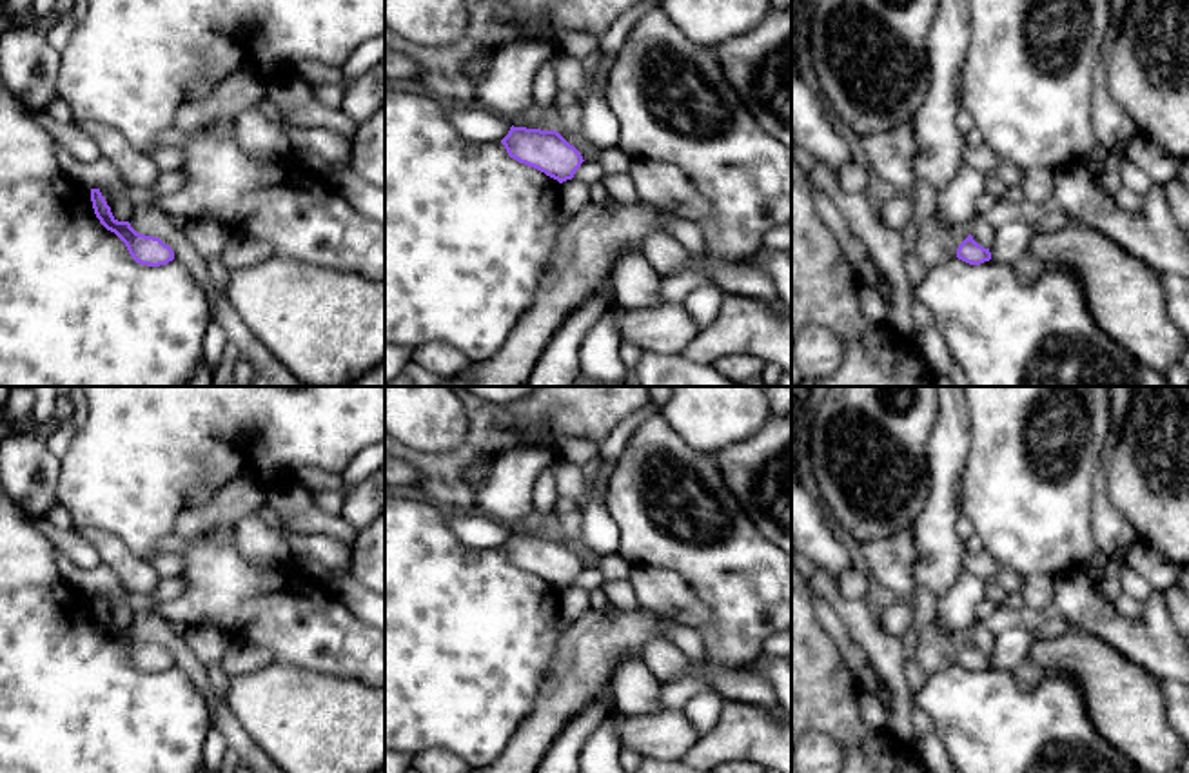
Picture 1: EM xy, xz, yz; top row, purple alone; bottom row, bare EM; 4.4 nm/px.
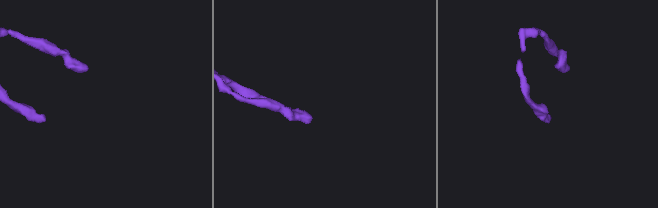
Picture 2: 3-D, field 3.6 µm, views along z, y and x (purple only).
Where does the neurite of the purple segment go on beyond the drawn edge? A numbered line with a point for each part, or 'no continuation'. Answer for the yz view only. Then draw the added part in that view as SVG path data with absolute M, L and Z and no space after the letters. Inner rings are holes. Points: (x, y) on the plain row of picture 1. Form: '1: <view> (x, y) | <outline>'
no continuation

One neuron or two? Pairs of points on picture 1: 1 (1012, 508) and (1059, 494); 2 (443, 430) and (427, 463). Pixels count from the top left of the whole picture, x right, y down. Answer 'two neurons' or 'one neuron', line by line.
1: one neuron
2: two neurons

